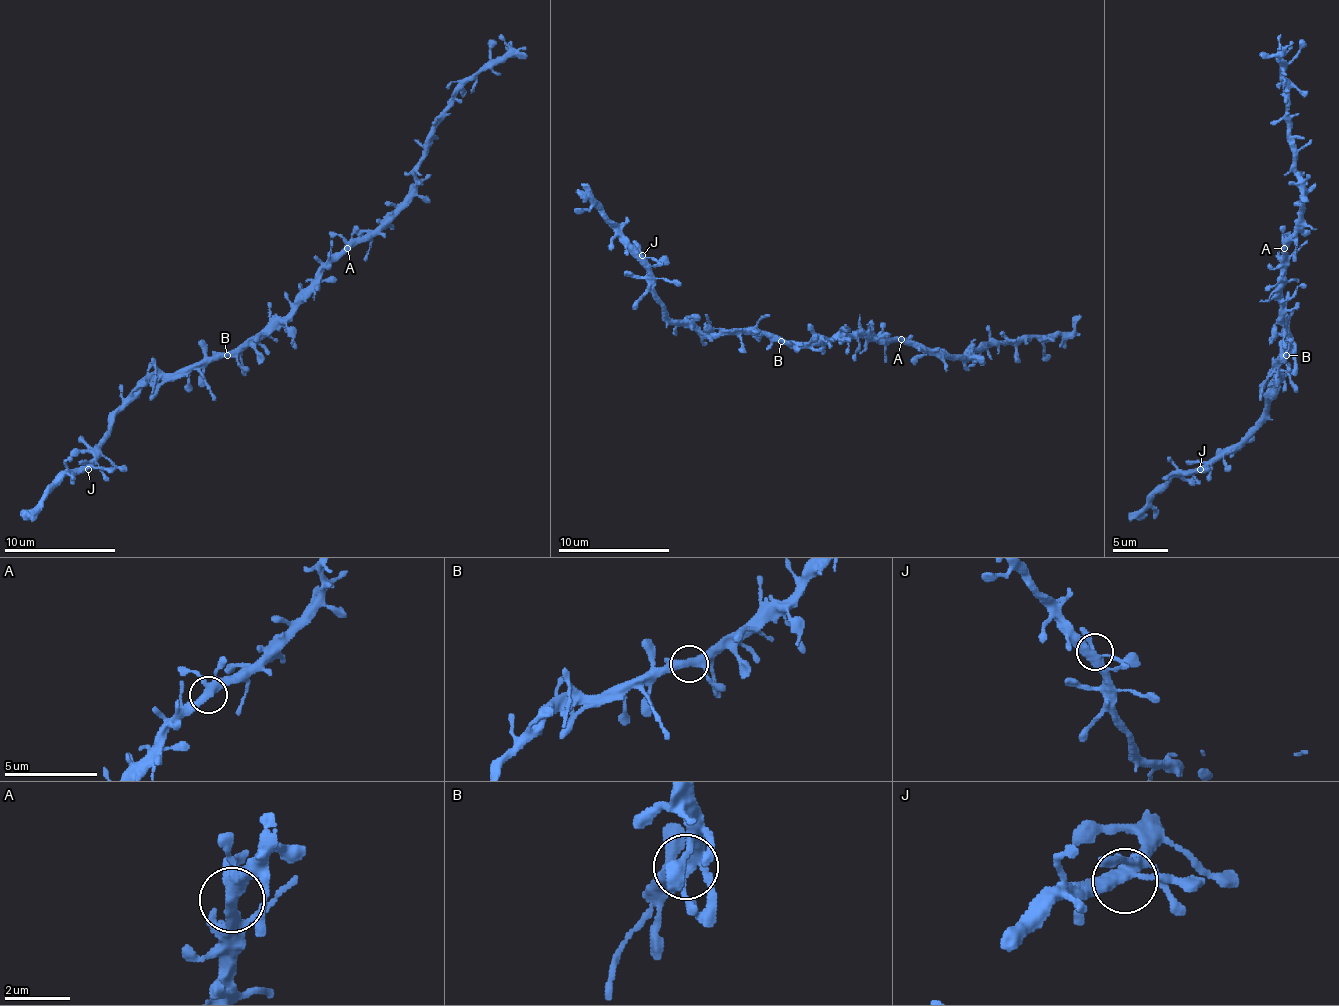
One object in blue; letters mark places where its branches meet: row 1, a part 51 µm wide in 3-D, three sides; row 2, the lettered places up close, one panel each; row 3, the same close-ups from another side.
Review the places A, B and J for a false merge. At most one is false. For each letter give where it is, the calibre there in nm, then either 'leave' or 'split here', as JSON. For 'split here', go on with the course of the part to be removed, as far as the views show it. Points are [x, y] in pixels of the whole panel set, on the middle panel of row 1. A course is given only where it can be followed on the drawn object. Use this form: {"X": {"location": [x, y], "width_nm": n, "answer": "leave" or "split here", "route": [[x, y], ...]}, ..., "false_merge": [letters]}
{"A": {"location": [901, 339], "width_nm": 360, "answer": "leave"}, "B": {"location": [781, 341], "width_nm": 360, "answer": "leave"}, "J": {"location": [642, 255], "width_nm": 360, "answer": "leave"}, "false_merge": []}

